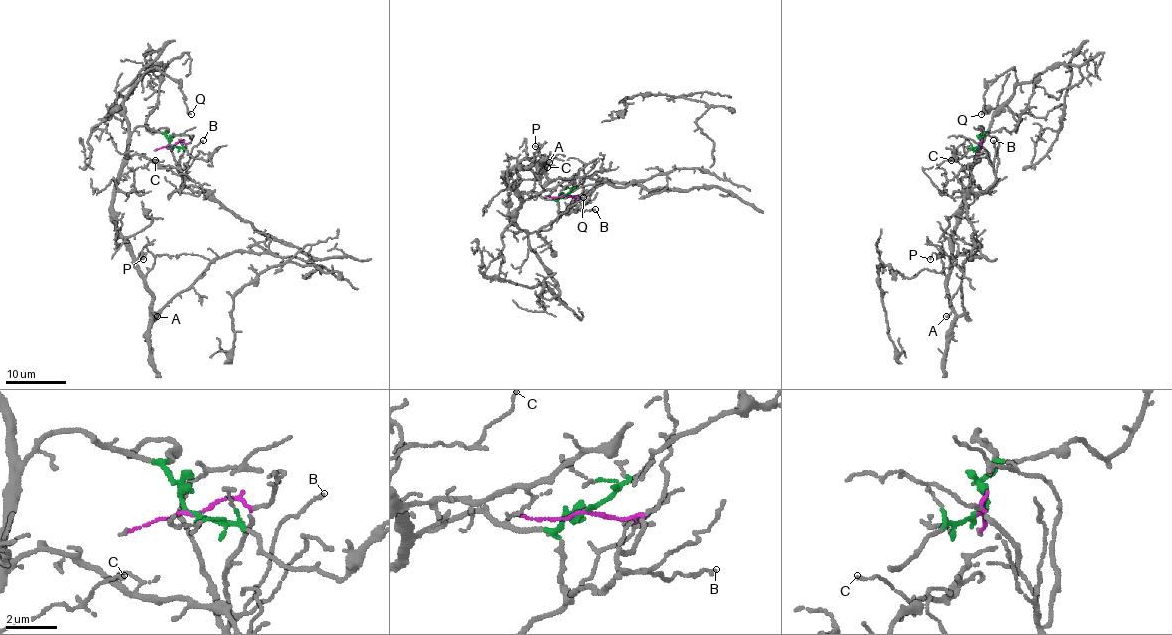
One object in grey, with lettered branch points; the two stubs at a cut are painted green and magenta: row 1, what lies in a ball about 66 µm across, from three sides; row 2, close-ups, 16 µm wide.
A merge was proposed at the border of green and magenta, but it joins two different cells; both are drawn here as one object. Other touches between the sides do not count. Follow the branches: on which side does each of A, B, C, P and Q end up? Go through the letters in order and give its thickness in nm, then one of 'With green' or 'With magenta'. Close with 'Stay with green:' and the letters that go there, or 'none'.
A: Thickness 130 nm. With green
B: Thickness 130 nm. With magenta
C: Thickness 90 nm. With green
P: Thickness 120 nm. With green
Q: Thickness 70 nm. With green
Stay with green: A, C, P, Q

